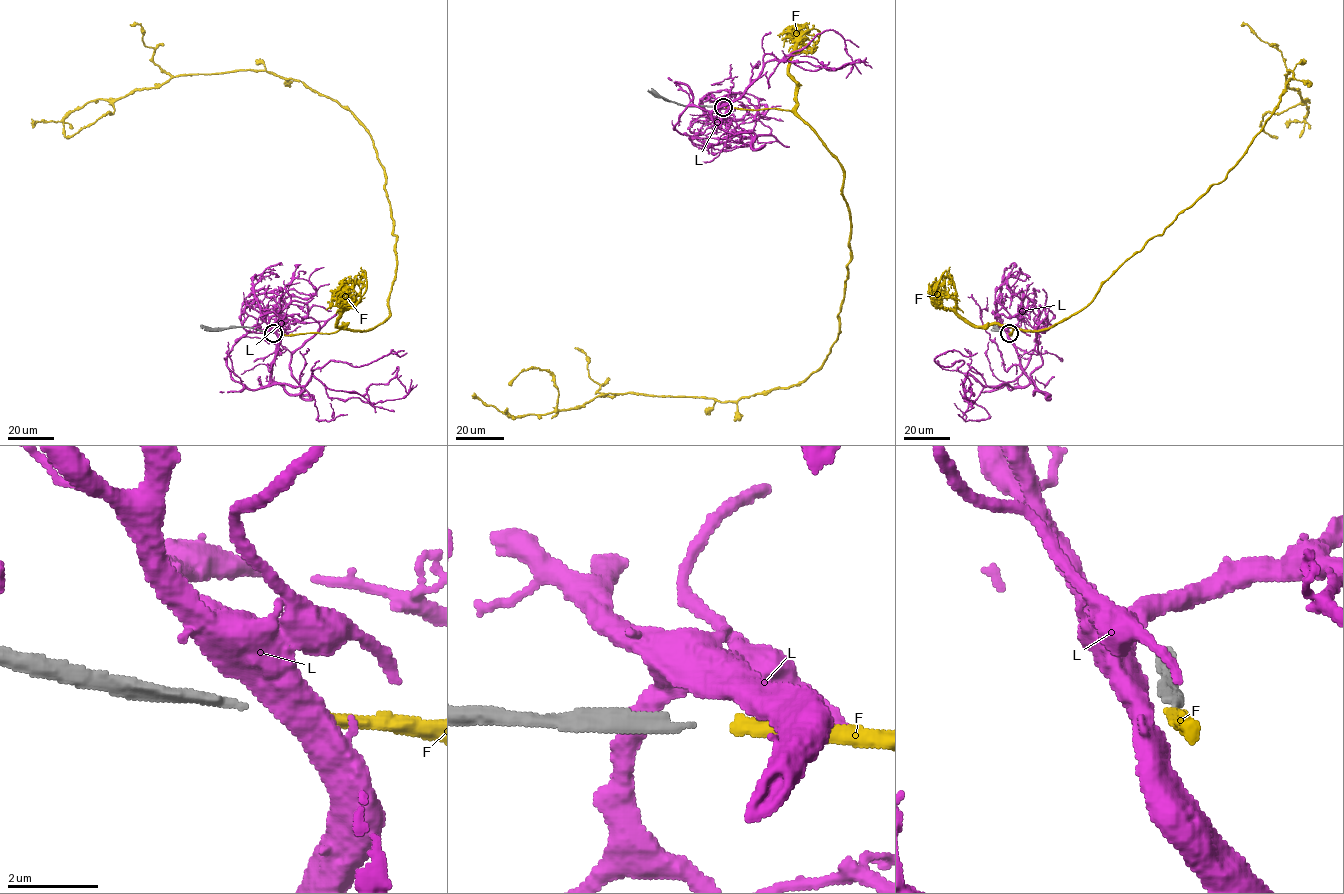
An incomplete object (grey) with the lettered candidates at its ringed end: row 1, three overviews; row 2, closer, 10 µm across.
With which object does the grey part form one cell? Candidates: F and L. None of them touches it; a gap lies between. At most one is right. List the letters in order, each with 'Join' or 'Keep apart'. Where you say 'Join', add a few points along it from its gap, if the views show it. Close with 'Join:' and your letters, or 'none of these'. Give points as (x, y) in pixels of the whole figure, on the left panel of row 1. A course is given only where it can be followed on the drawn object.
F: Join. Its course: (275, 333), (389, 316), (384, 168), (349, 111), (238, 70), (32, 128)
L: Keep apart
Join: F

